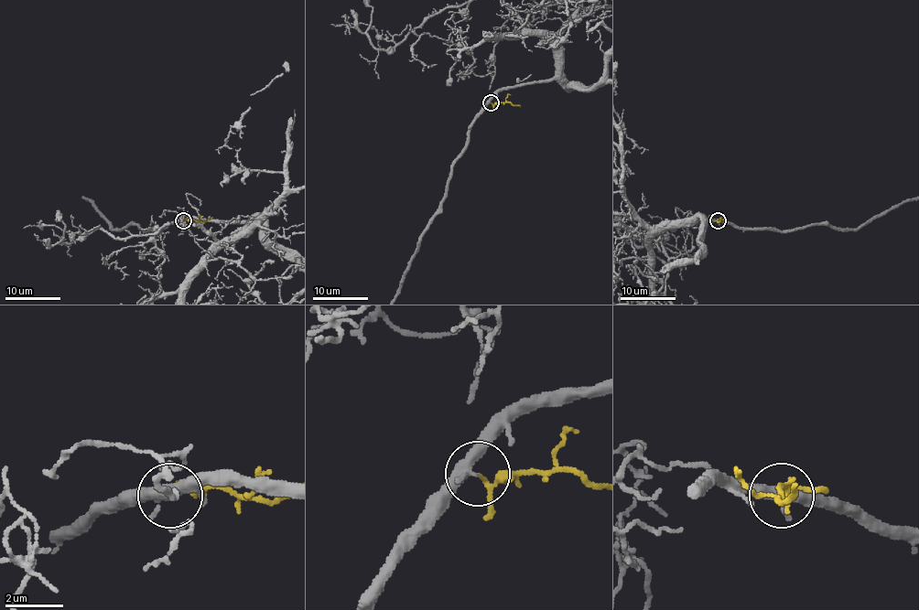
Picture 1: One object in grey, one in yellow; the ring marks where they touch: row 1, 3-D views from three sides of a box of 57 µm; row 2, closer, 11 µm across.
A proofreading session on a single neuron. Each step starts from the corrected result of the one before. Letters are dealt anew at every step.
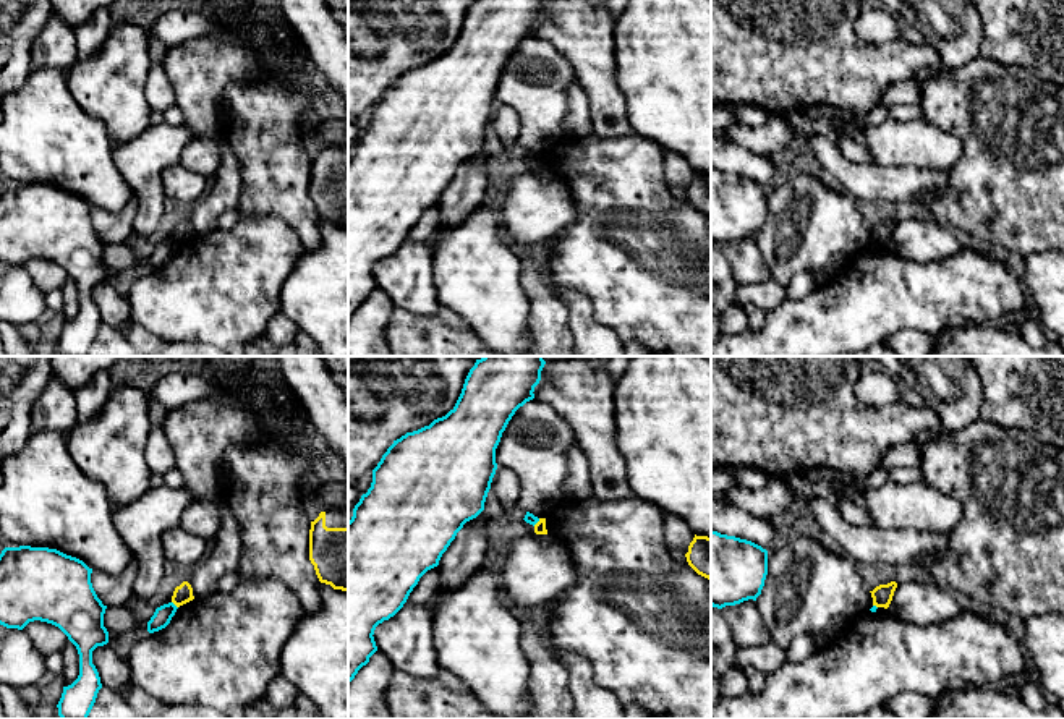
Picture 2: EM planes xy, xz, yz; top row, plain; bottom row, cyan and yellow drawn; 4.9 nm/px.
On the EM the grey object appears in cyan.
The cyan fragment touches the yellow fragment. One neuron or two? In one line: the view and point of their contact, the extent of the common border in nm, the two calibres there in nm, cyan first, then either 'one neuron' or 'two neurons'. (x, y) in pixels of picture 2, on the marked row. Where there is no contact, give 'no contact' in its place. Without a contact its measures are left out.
contact xy (174, 604); length 50 nm; calibres 90 and 90 nm; two neurons

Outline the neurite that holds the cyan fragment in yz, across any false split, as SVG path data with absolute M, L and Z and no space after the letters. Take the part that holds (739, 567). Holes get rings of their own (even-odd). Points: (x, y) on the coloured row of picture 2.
M711 530L711 606L722 609L761 594L768 575L768 551Z

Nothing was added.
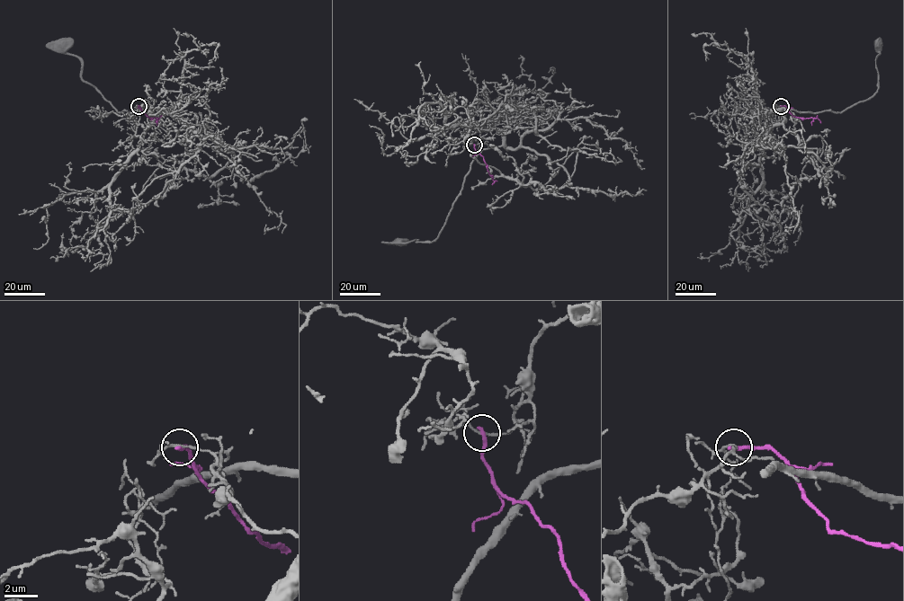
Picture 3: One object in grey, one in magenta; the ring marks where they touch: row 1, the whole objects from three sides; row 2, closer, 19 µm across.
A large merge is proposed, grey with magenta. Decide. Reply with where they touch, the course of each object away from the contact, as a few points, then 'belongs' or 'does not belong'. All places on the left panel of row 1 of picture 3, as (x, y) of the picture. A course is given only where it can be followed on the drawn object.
at (138, 106); grey runs (138, 105), (153, 117), (166, 111), (143, 109), (118, 112), (83, 79), (82, 62), (63, 48), (65, 42); magenta runs (138, 105), (151, 119), (158, 118), (156, 122); does not belong

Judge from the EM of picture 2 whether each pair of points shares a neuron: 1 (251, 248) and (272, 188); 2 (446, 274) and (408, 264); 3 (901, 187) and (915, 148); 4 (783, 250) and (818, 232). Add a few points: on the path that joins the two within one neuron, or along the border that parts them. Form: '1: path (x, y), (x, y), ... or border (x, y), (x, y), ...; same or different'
1: border (240, 217), (277, 216), (297, 233); different
2: border (426, 242), (433, 258), (433, 287), (441, 305); different
3: border (873, 162), (941, 169), (944, 172); different
4: path (791, 242), (802, 232), (810, 232); same

